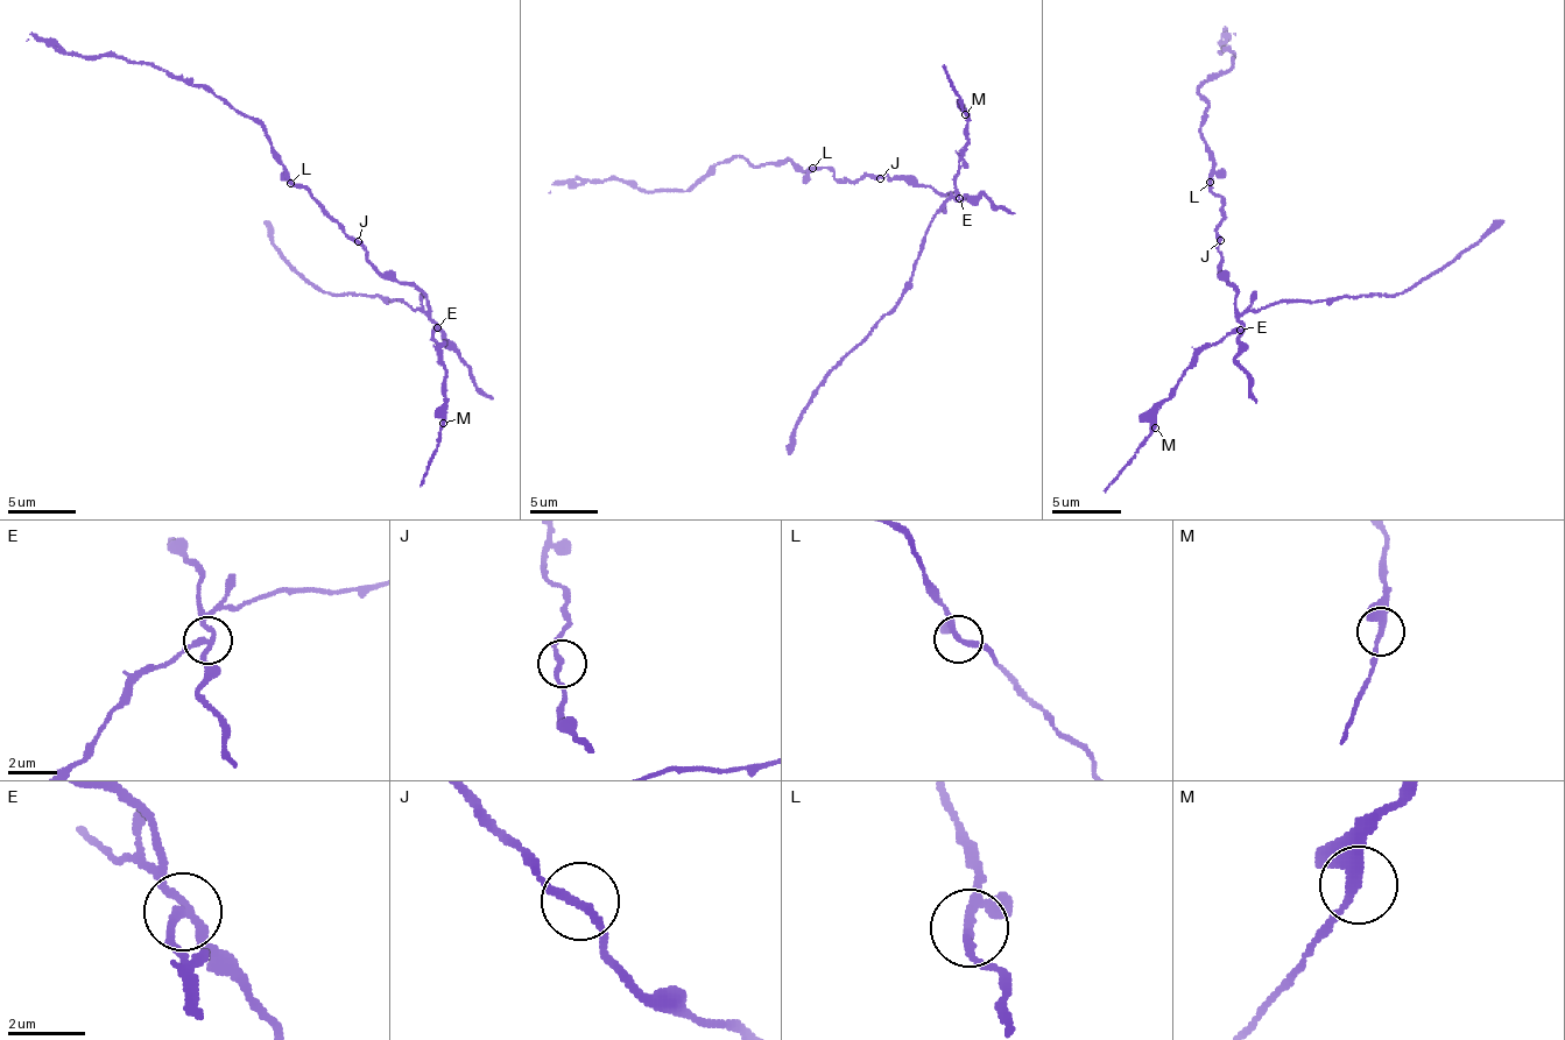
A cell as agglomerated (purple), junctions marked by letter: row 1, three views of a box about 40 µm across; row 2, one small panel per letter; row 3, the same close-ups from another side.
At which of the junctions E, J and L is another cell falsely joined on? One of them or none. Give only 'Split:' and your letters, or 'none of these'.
Split: E

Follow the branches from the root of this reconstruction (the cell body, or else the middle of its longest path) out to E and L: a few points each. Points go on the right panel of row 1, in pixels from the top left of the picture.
E: (1217, 243), (1220, 275), (1238, 296), (1234, 306), (1241, 330)
L: (1217, 243), (1217, 223), (1224, 216), (1224, 202), (1210, 192), (1210, 182)

